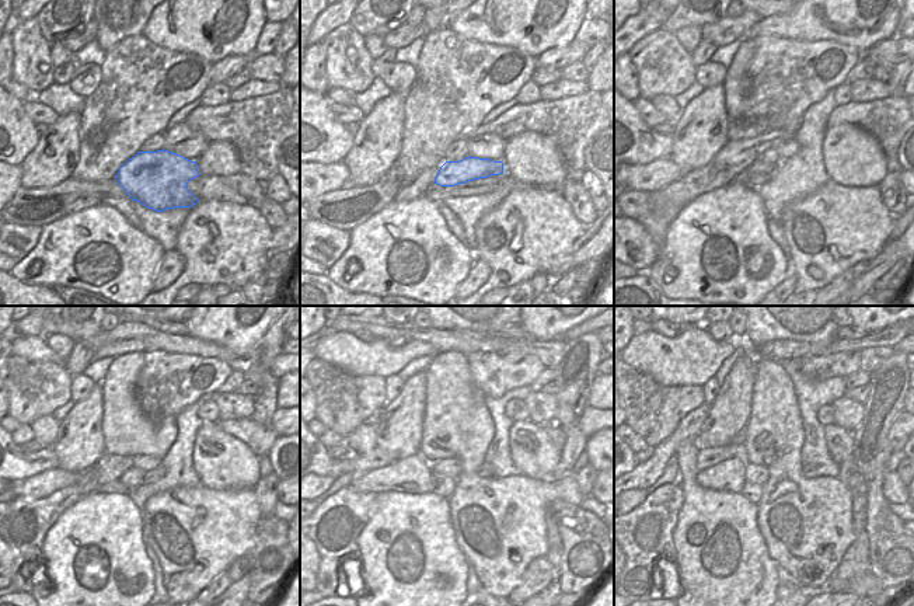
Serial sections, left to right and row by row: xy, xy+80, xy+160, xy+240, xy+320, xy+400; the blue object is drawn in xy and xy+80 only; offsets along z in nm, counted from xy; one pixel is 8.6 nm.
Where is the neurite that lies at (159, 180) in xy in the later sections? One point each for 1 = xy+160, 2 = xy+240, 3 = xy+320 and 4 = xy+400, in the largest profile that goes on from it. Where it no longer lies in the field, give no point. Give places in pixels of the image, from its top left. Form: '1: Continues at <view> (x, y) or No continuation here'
1: Continues at xy+160 (756, 180)
2: Continues at xy+240 (114, 487)
3: Continues at xy+320 (412, 474)
4: Continues at xy+400 (728, 476).

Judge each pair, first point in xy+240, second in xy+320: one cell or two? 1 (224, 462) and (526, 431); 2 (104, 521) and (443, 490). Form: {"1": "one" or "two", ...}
{"1": "one", "2": "two"}

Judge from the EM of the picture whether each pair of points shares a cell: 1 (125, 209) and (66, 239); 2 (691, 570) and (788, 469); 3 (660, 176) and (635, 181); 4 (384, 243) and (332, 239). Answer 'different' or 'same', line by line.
1: different
2: different
3: same
4: different

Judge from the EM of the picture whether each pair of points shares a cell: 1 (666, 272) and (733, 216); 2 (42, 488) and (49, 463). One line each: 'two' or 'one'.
1: one
2: two

